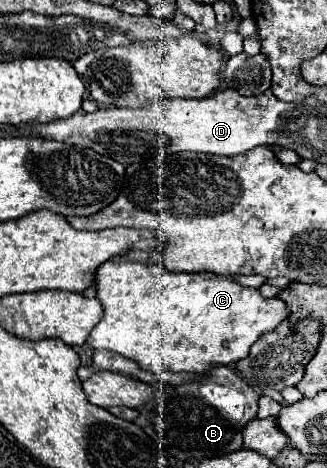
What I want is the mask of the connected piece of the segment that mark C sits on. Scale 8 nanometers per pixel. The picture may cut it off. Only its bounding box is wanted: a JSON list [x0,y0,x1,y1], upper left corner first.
[86,260,288,374]

